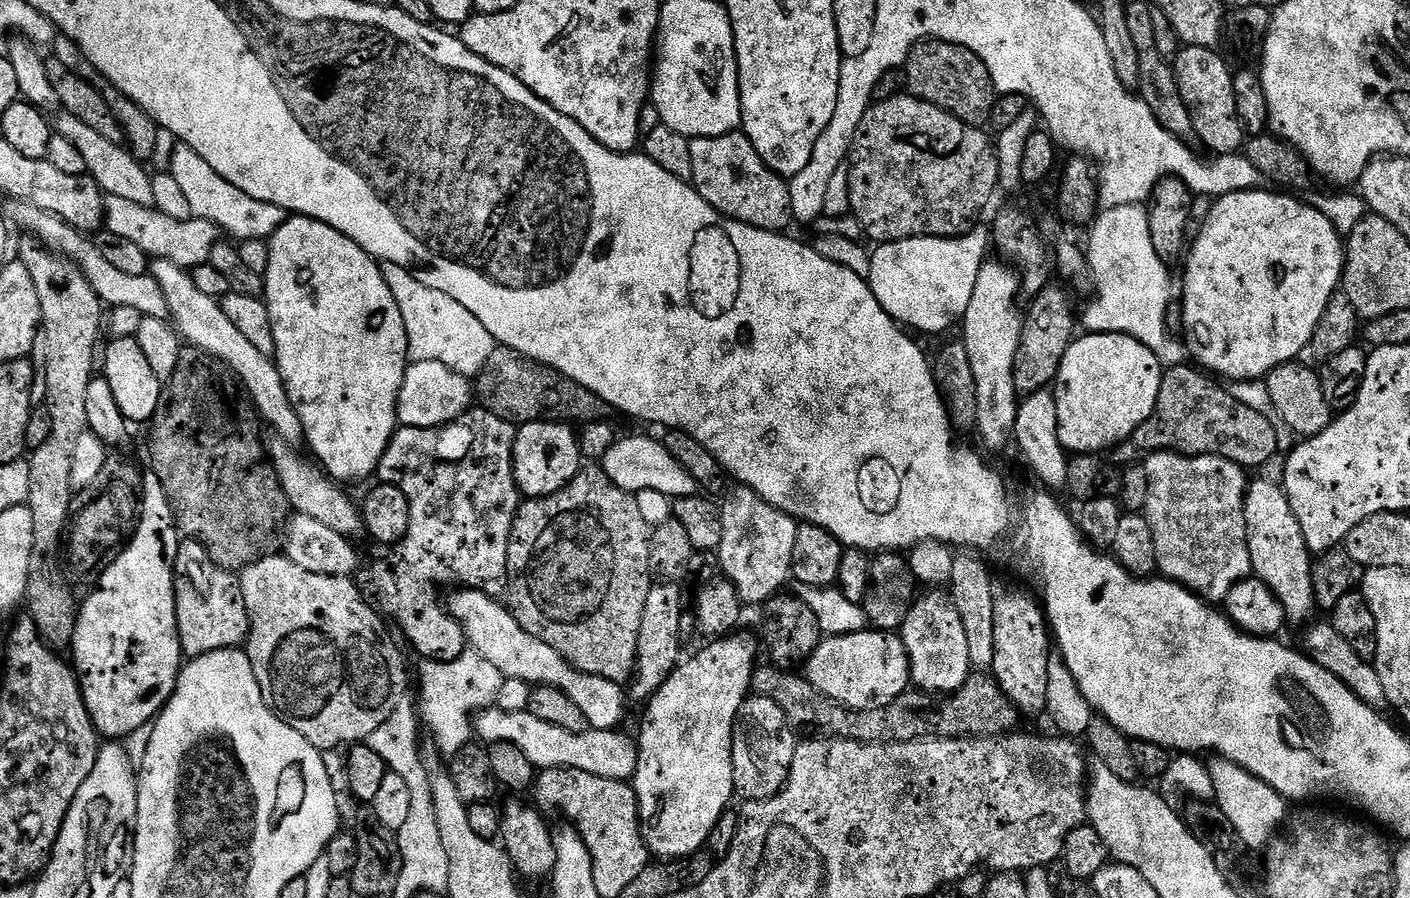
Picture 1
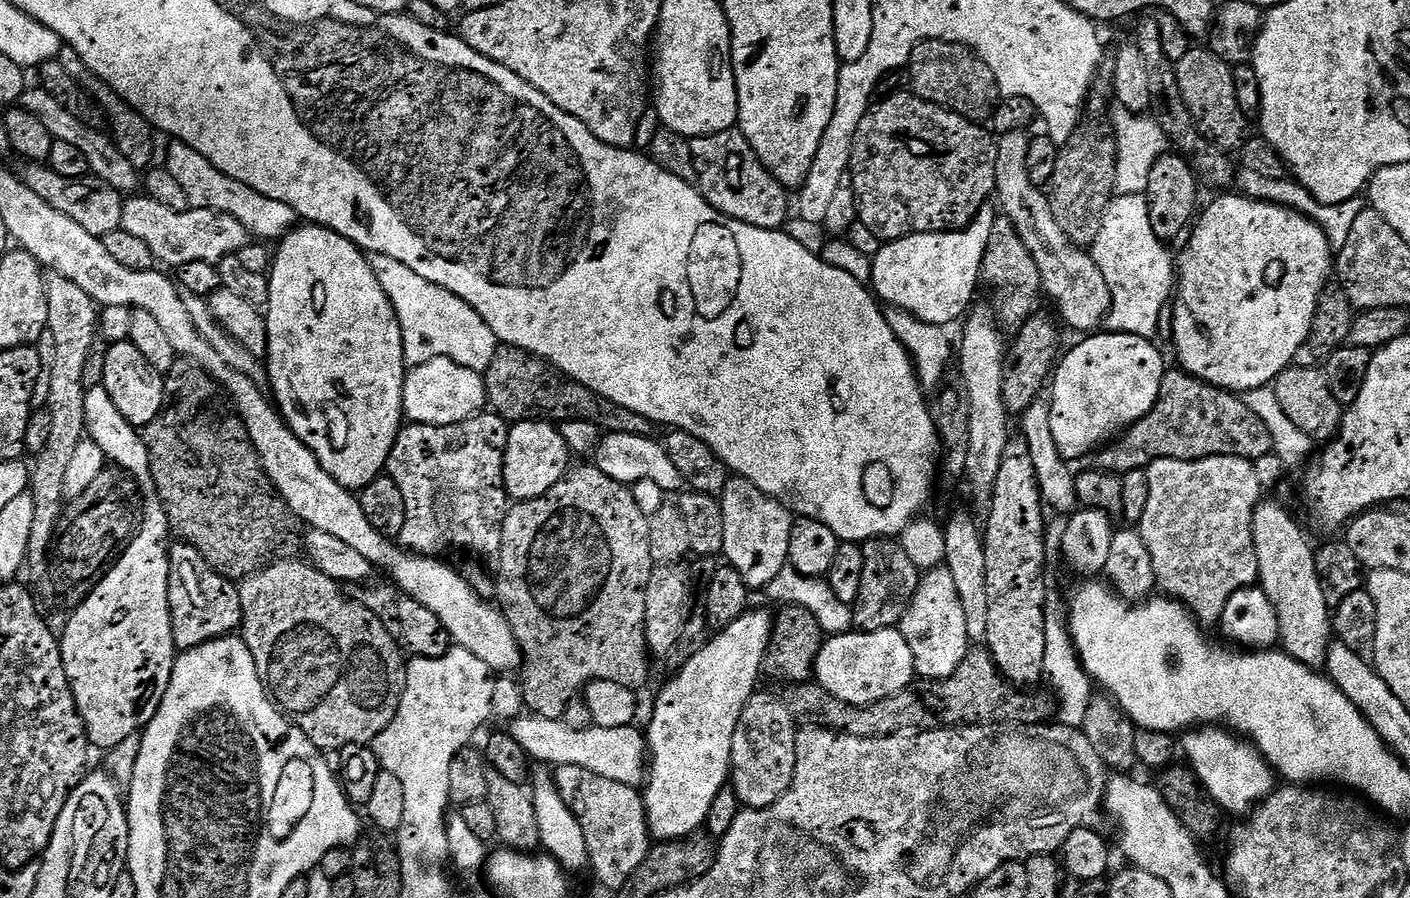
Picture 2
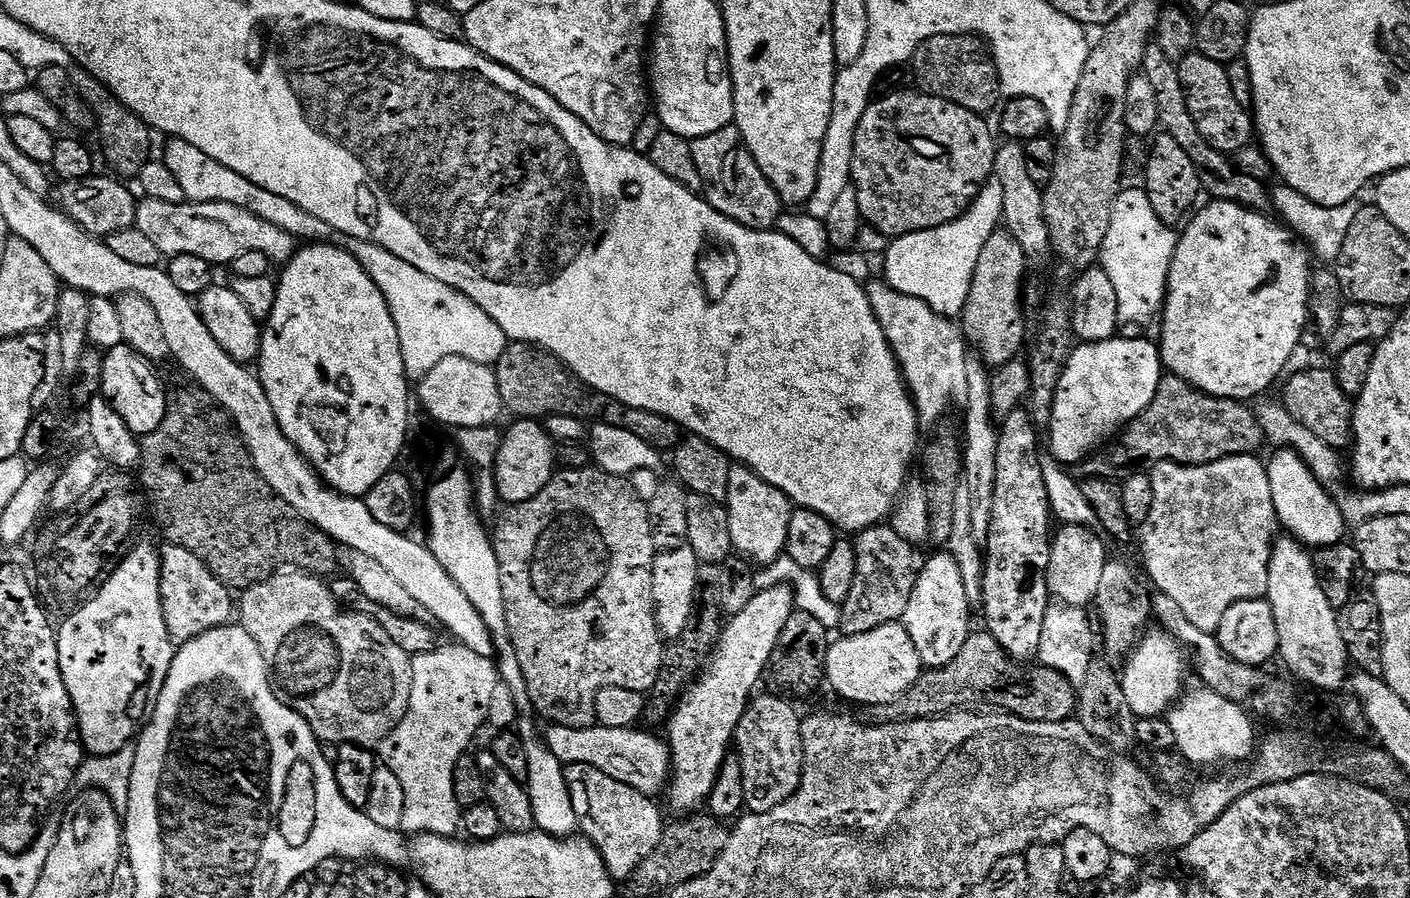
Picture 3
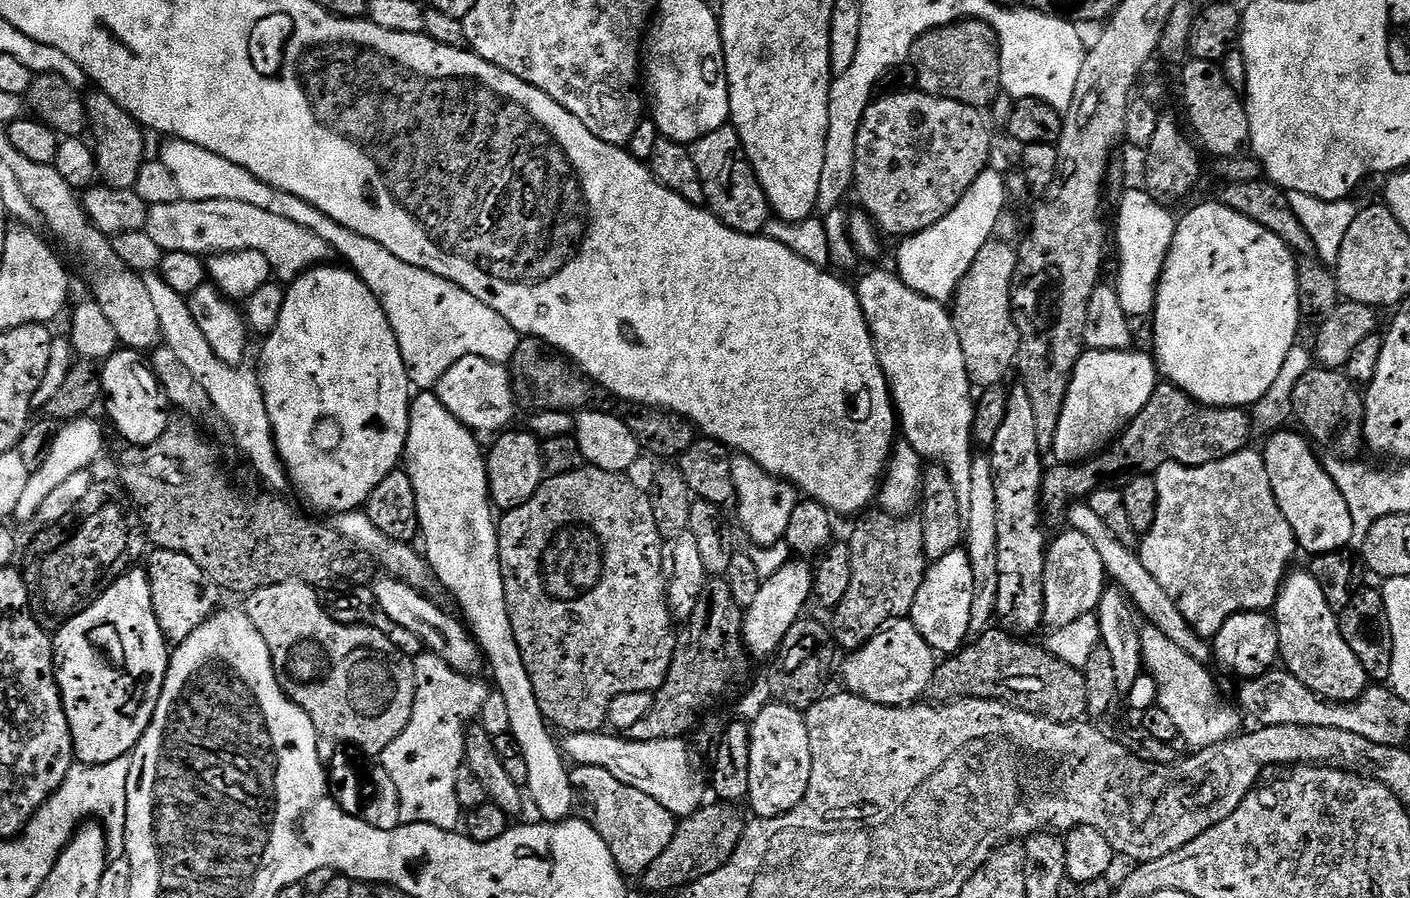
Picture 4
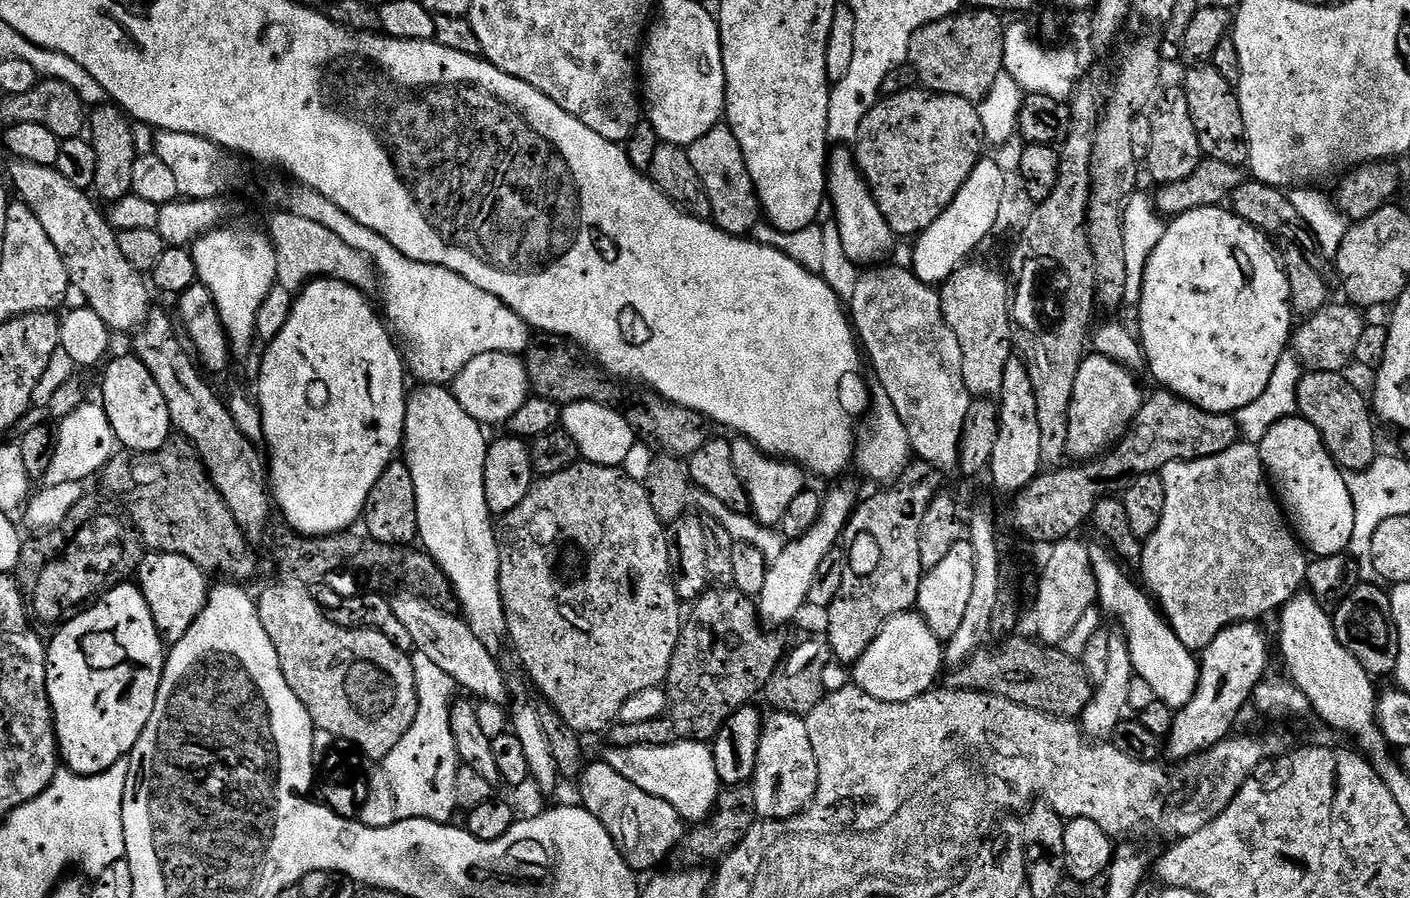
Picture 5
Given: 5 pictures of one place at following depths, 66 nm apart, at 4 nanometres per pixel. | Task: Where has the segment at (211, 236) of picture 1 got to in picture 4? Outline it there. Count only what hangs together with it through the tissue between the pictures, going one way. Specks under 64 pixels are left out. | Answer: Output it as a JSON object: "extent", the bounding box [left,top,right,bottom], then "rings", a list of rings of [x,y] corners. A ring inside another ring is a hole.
{"extent":[147,200,333,282],"rings":[[[182,200],[166,202],[166,206],[151,206],[148,210],[147,229],[150,238],[162,246],[164,253],[181,251],[201,258],[213,254],[231,254],[234,252],[257,252],[266,258],[269,269],[280,282],[291,282],[299,278],[310,268],[324,266],[333,259],[332,248],[314,230],[282,218],[282,214],[269,214],[258,206],[249,206],[246,202],[229,200],[211,200],[194,202]]]}

